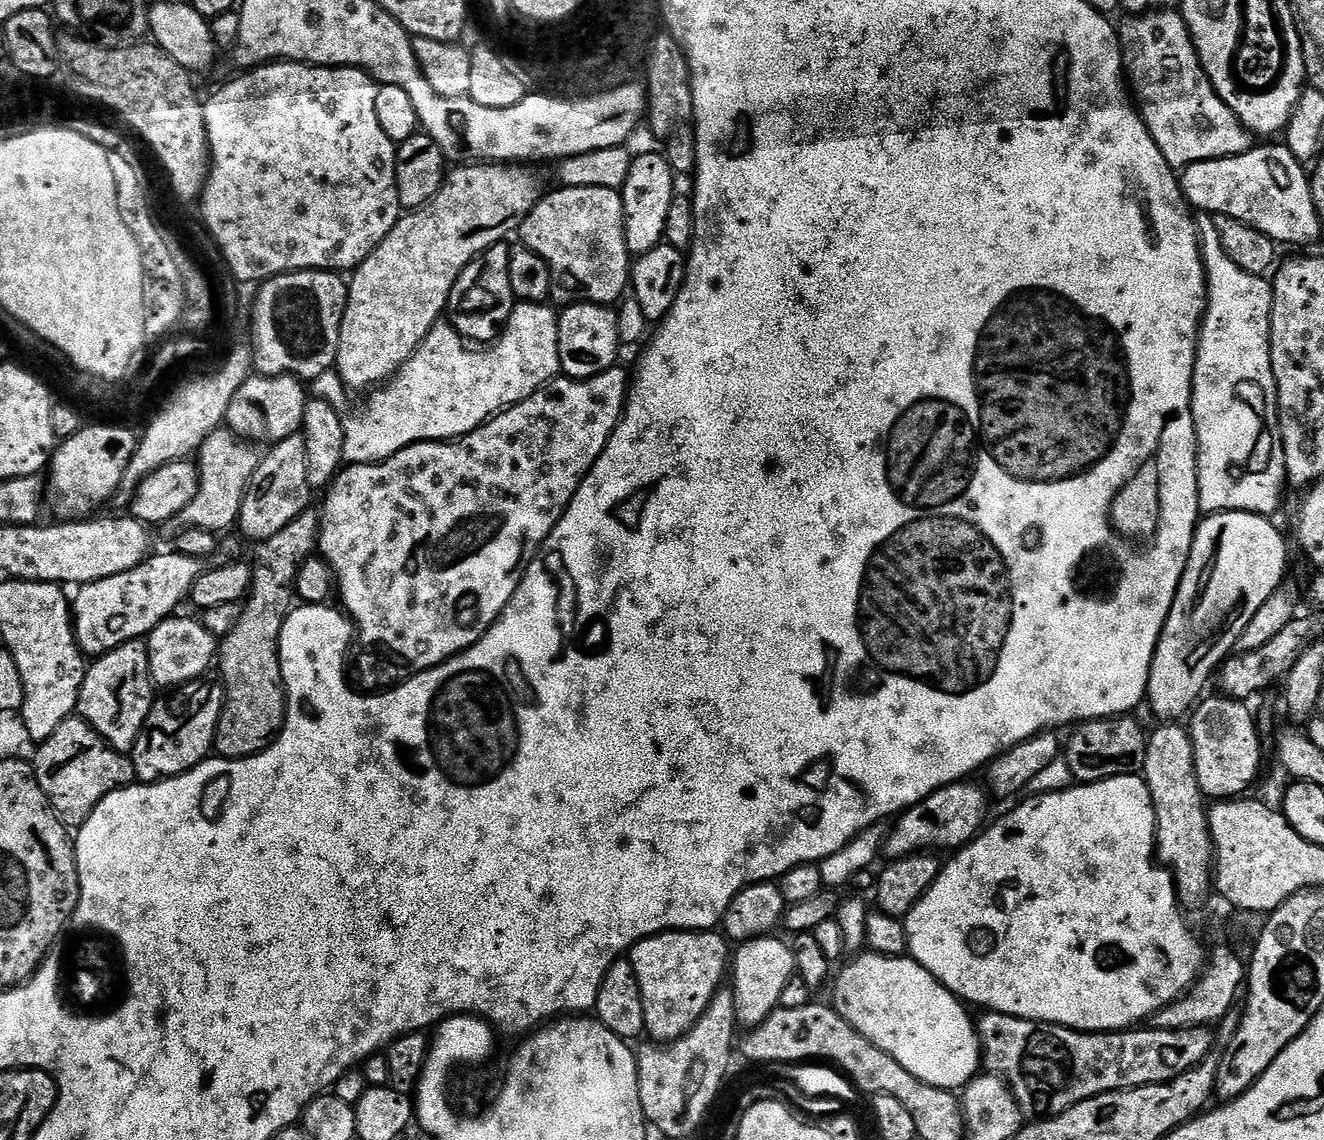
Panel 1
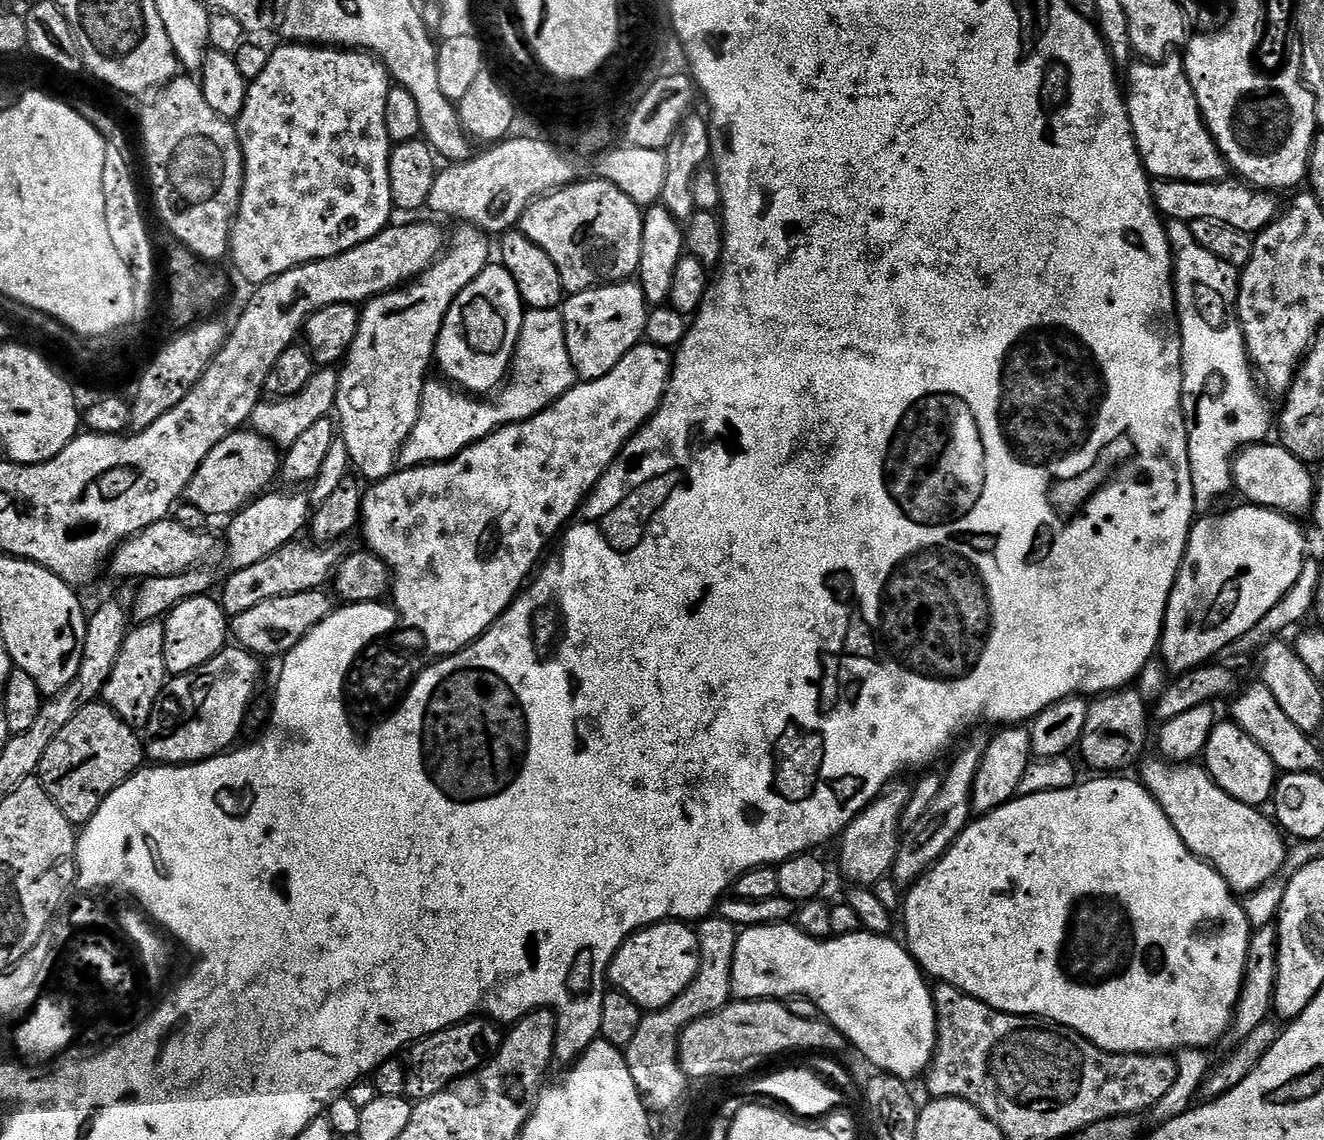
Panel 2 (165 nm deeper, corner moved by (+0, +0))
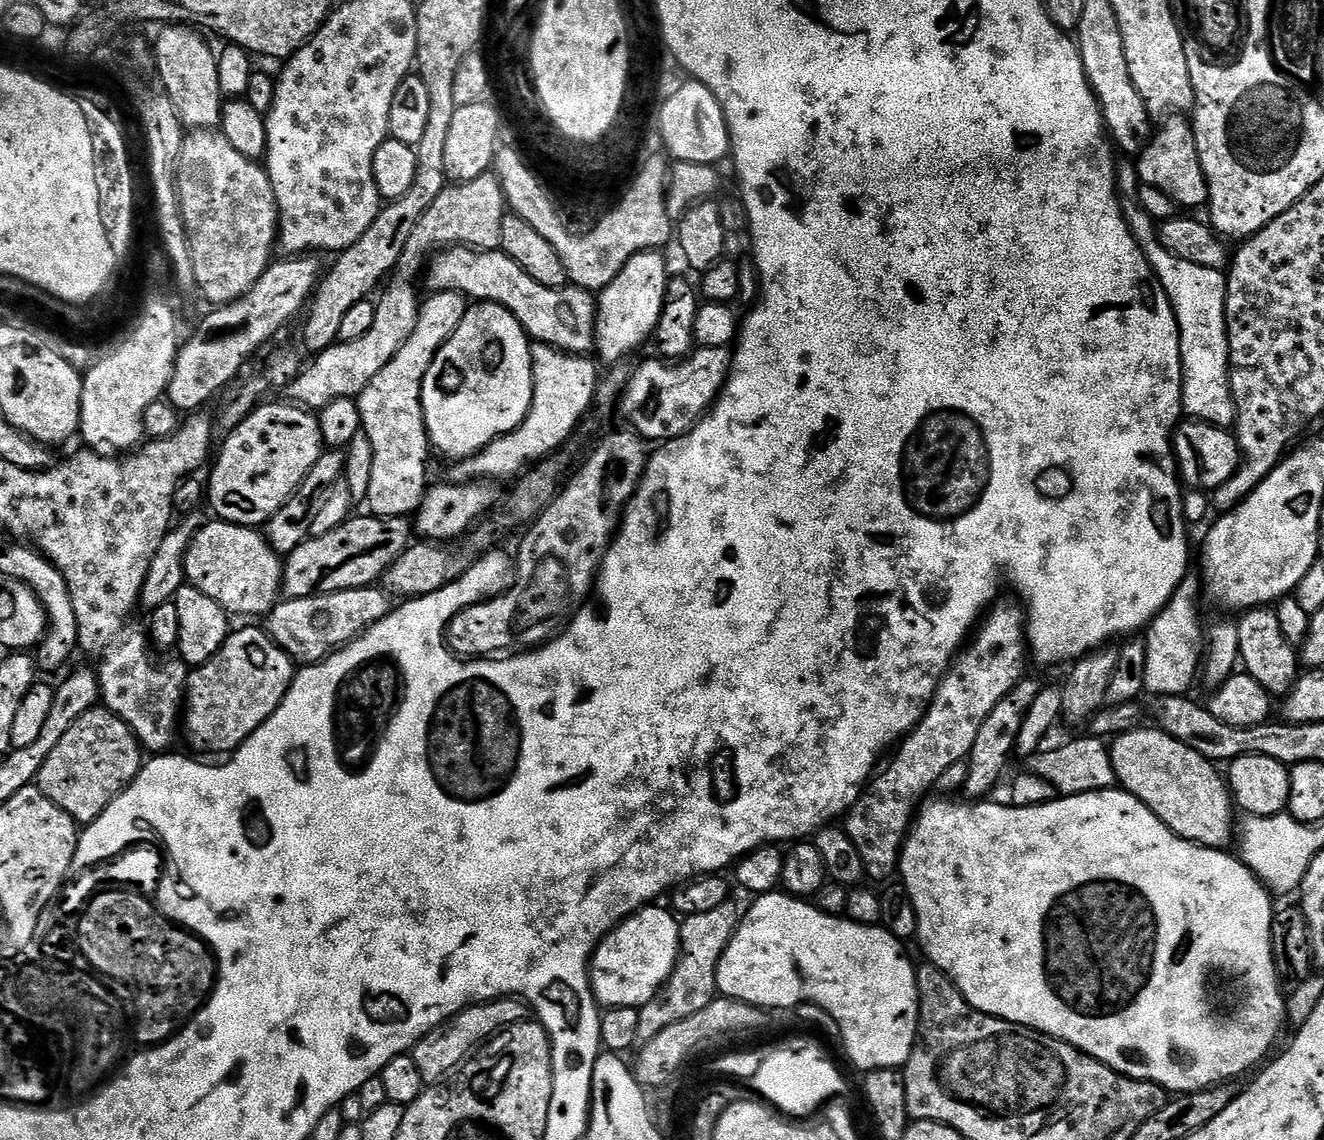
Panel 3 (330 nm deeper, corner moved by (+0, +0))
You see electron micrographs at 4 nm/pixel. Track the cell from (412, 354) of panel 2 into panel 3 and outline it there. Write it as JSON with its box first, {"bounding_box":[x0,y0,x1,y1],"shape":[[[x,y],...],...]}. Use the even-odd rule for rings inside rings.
{"bounding_box":[358,292,470,518],"shape":[[[434,292],[420,305],[414,332],[358,397],[360,426],[374,446],[374,471],[370,473],[367,511],[378,517],[408,518],[424,500],[428,481],[428,431],[422,410],[422,382],[438,350],[458,330],[458,322],[467,314],[470,301],[461,292]]]}

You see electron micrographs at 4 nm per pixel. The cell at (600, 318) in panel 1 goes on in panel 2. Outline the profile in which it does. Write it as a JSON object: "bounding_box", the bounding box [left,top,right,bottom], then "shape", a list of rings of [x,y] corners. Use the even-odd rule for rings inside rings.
{"bounding_box":[562,282,650,381],"shape":[[[636,282],[604,284],[601,288],[591,288],[581,292],[573,292],[562,305],[564,313],[564,329],[566,330],[566,348],[570,350],[570,362],[574,366],[577,377],[581,381],[597,380],[602,374],[610,374],[631,348],[645,339],[644,331],[650,305],[644,296],[643,289]]]}

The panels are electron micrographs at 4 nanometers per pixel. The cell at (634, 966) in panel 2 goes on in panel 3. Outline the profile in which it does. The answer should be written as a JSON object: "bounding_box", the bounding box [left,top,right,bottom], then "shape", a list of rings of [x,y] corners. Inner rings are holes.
{"bounding_box":[590,906,680,1008],"shape":[[[649,906],[622,921],[596,948],[590,965],[592,992],[604,1008],[641,1008],[670,978],[680,956],[680,920],[667,907]]]}

